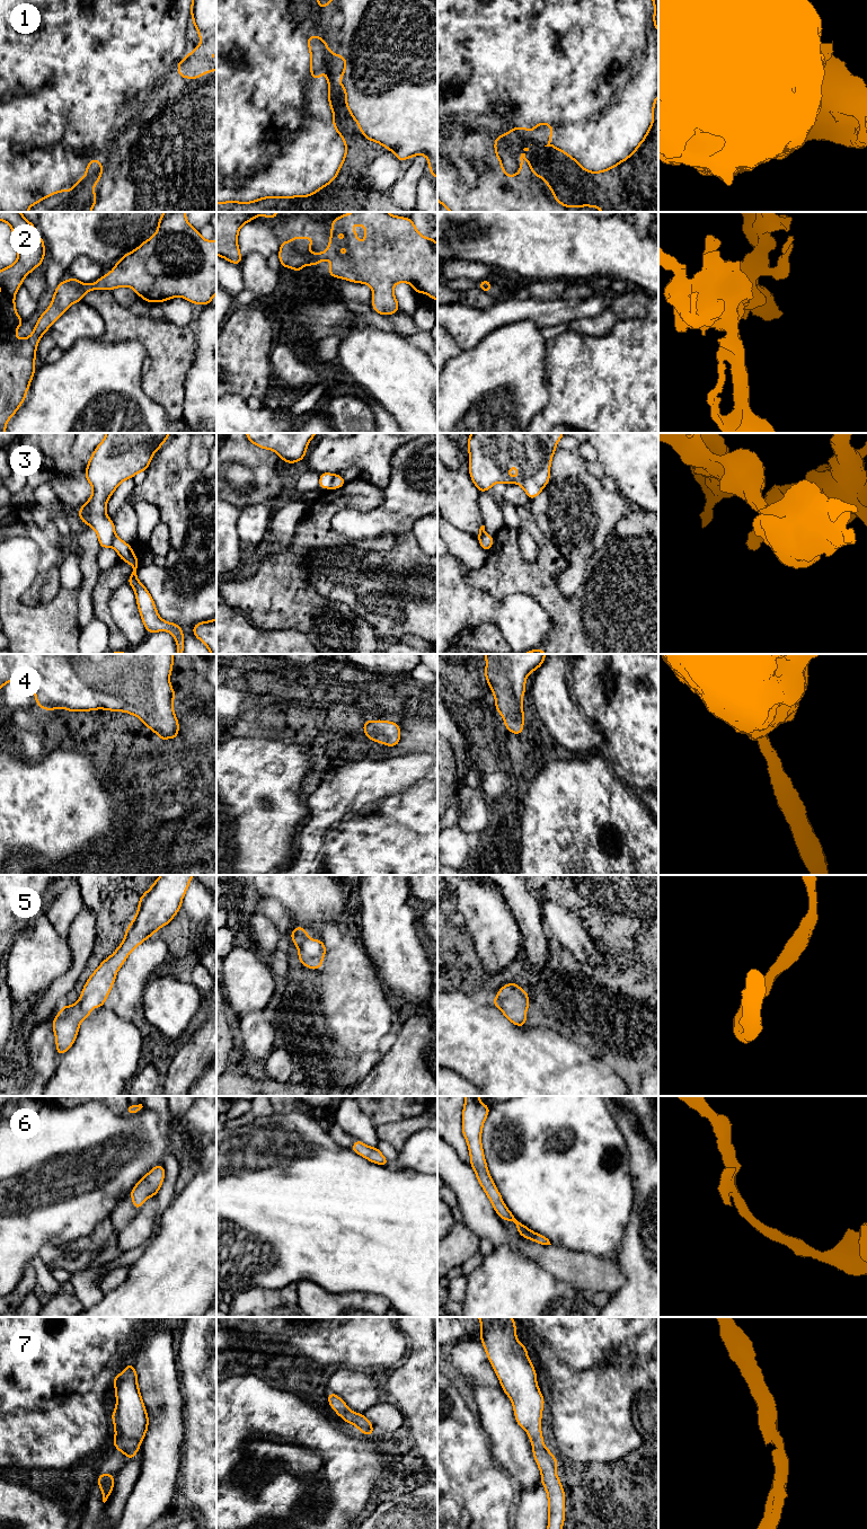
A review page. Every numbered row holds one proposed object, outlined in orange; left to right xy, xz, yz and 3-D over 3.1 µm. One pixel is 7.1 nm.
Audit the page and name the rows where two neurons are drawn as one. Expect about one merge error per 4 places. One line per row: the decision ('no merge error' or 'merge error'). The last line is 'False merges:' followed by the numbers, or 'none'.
1: merge error
2: no merge error
3: merge error
4: no merge error
5: no merge error
6: no merge error
7: no merge error
False merges: 1, 3

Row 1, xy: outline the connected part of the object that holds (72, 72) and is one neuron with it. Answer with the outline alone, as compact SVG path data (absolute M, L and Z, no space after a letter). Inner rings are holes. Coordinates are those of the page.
M0 0L0 212L28 212L30 206L48 196L73 192L73 187L87 177L94 160L100 162L100 176L91 188L96 197L94 204L112 194L116 176L130 158L126 127L142 97L197 47L203 47L193 3L194 0Z

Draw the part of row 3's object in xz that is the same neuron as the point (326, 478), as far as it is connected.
M322 472L319 474L320 480L319 480L319 487L321 489L329 488L331 486L331 483L334 480L336 475L330 472Z

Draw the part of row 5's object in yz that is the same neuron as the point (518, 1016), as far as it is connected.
M515 982L503 986L492 1002L511 1023L519 1027L523 1027L525 1025L525 1010L530 1006L528 991L522 990Z

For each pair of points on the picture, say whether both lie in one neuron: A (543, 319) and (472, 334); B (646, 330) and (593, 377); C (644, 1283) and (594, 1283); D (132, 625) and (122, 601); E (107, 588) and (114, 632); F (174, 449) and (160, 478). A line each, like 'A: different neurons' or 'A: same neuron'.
A: same neuron
B: same neuron
C: different neurons
D: same neuron
E: same neuron
F: same neuron

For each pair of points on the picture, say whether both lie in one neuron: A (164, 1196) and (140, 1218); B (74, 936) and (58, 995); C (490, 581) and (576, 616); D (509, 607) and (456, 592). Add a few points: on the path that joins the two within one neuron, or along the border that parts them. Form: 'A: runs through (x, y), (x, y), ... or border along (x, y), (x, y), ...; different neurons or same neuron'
A: border along (156, 1196), (156, 1217), (151, 1229); different neurons
B: runs through (78, 951), (78, 966), (68, 980); same neuron
C: runs through (512, 581), (533, 581), (555, 602); same neuron
D: runs through (495, 609), (469, 606); same neuron

